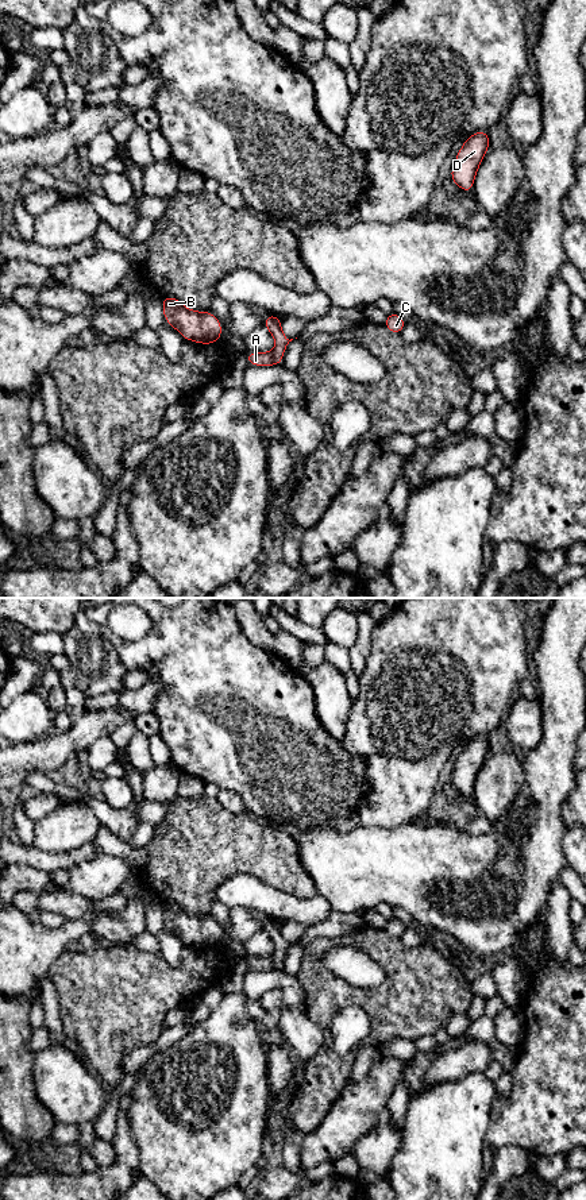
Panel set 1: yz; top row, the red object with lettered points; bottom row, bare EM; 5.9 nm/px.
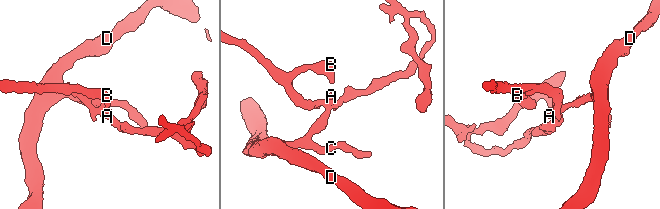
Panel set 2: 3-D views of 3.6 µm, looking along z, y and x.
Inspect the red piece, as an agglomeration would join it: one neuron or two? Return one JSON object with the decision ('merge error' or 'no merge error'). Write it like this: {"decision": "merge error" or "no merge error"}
{"decision": "merge error"}

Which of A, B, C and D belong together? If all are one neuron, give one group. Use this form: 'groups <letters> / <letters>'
groups A C D / B

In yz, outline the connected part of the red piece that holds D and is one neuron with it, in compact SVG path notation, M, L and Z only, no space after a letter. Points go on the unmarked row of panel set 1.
M478 736L469 741L459 755L450 782L463 796L473 796L477 775L489 751L487 737Z

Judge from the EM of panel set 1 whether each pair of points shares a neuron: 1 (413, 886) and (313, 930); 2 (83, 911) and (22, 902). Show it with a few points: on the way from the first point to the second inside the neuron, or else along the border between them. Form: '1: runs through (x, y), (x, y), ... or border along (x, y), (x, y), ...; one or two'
1: border along (332, 909), (340, 913), (355, 913); two
2: runs through (68, 903), (37, 902); one

